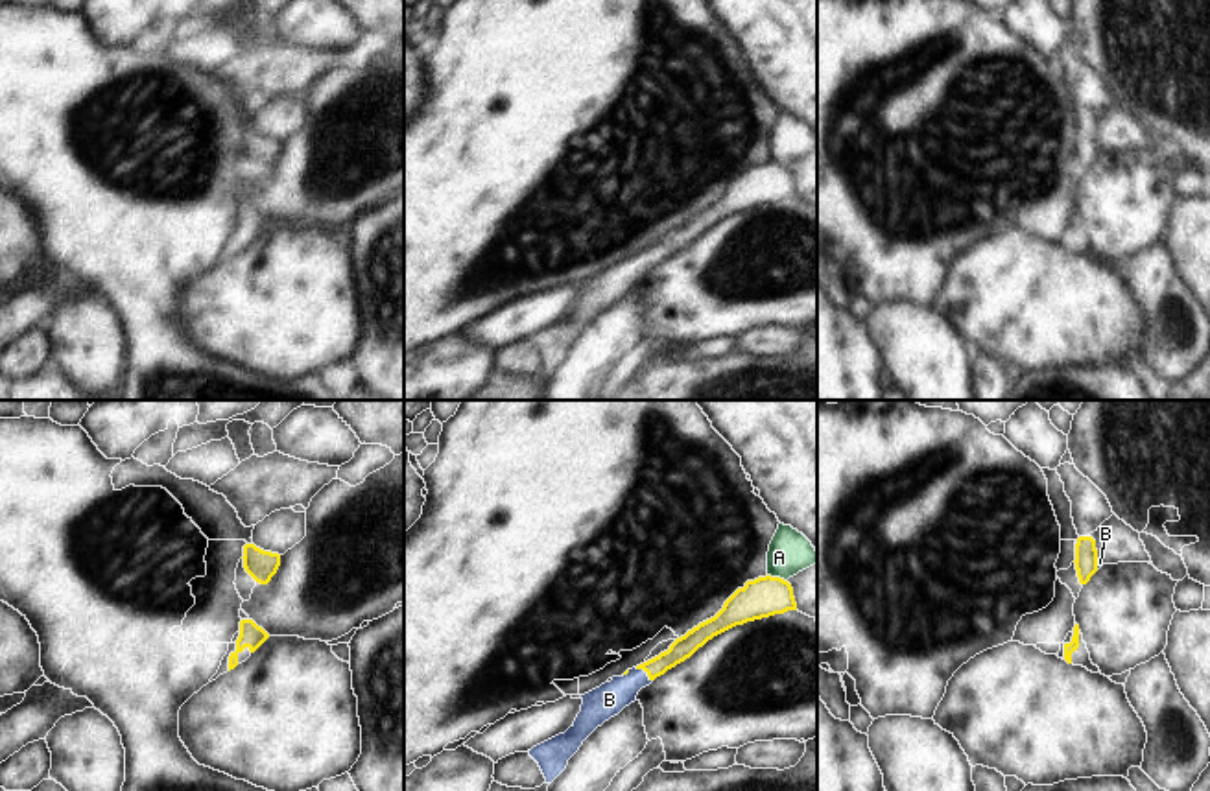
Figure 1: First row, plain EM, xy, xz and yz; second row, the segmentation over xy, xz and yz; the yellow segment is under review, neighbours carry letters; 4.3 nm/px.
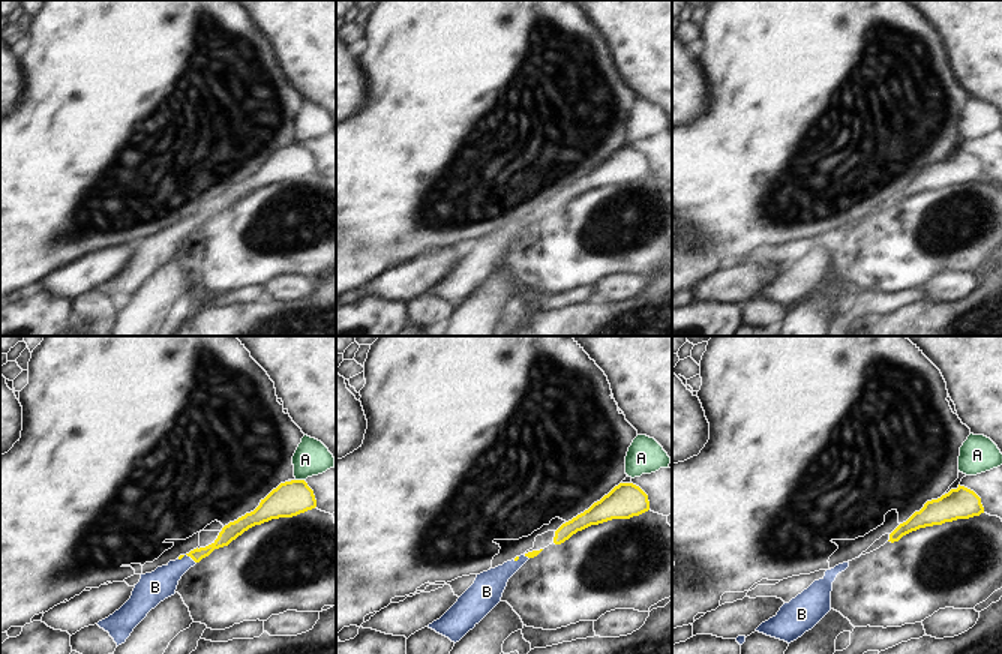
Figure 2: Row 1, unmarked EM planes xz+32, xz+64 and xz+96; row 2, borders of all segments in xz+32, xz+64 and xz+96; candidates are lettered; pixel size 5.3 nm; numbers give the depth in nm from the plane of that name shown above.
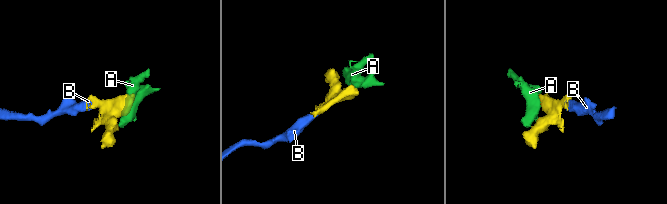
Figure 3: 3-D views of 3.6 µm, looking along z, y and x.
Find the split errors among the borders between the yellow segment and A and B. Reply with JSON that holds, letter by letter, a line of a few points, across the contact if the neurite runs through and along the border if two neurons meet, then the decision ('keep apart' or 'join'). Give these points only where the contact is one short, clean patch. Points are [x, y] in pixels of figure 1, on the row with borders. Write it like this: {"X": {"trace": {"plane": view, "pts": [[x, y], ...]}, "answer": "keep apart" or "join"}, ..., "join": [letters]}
{"A": {"trace": {"plane": "xz", "pts": [[766, 596], [777, 578], [790, 552]]}, "answer": "join"}, "B": {"trace": {"plane": "xz", "pts": [[683, 648], [661, 664], [644, 670], [609, 699]]}, "answer": "join"}, "join": ["A", "B"]}

